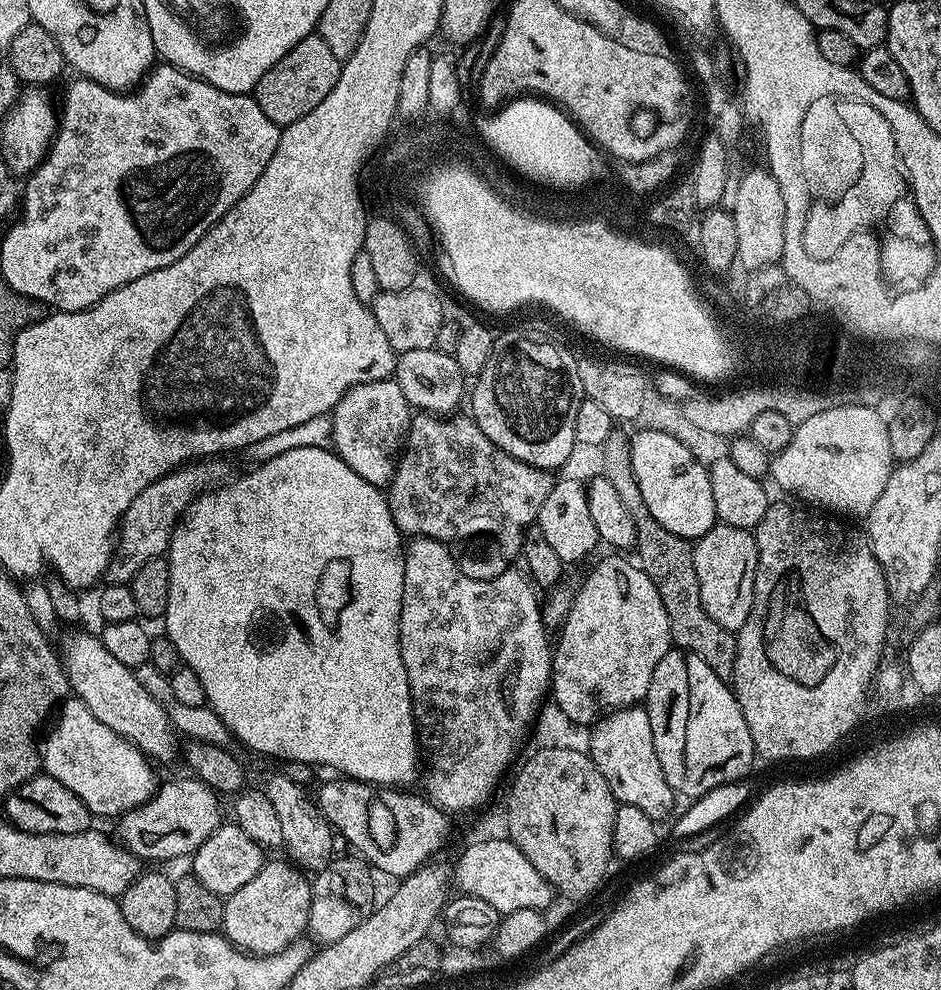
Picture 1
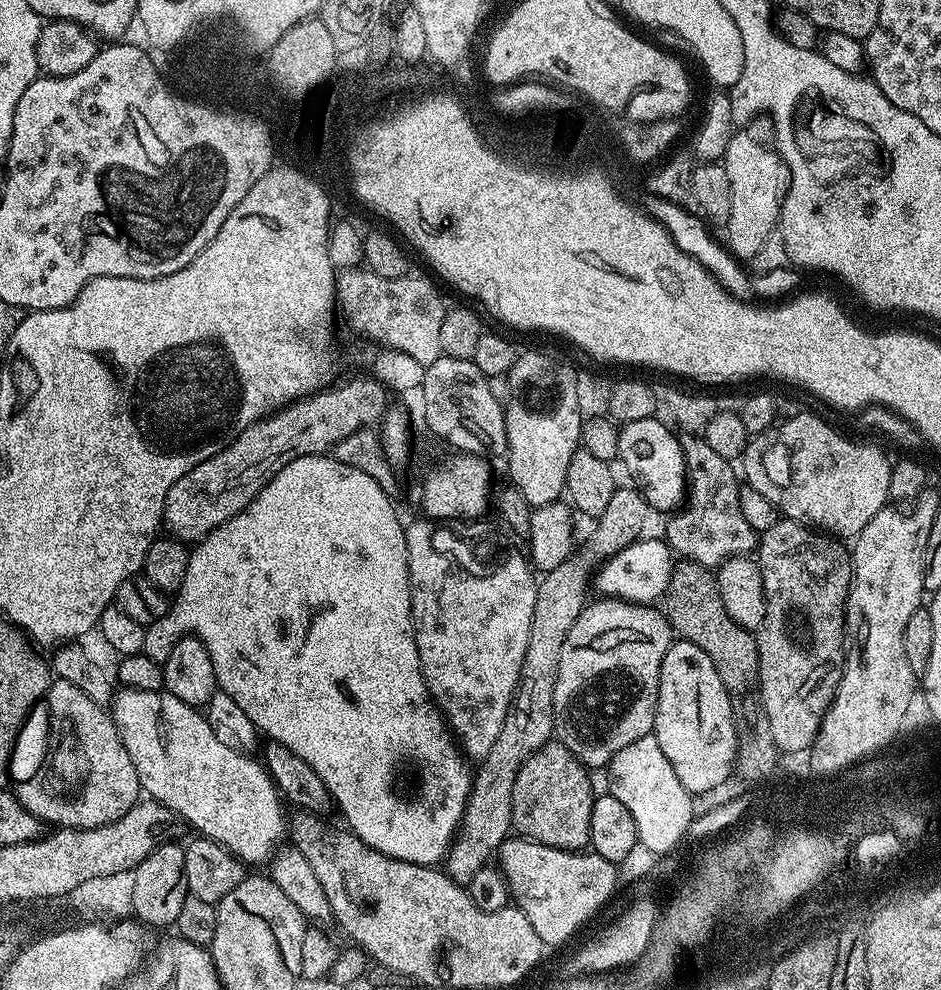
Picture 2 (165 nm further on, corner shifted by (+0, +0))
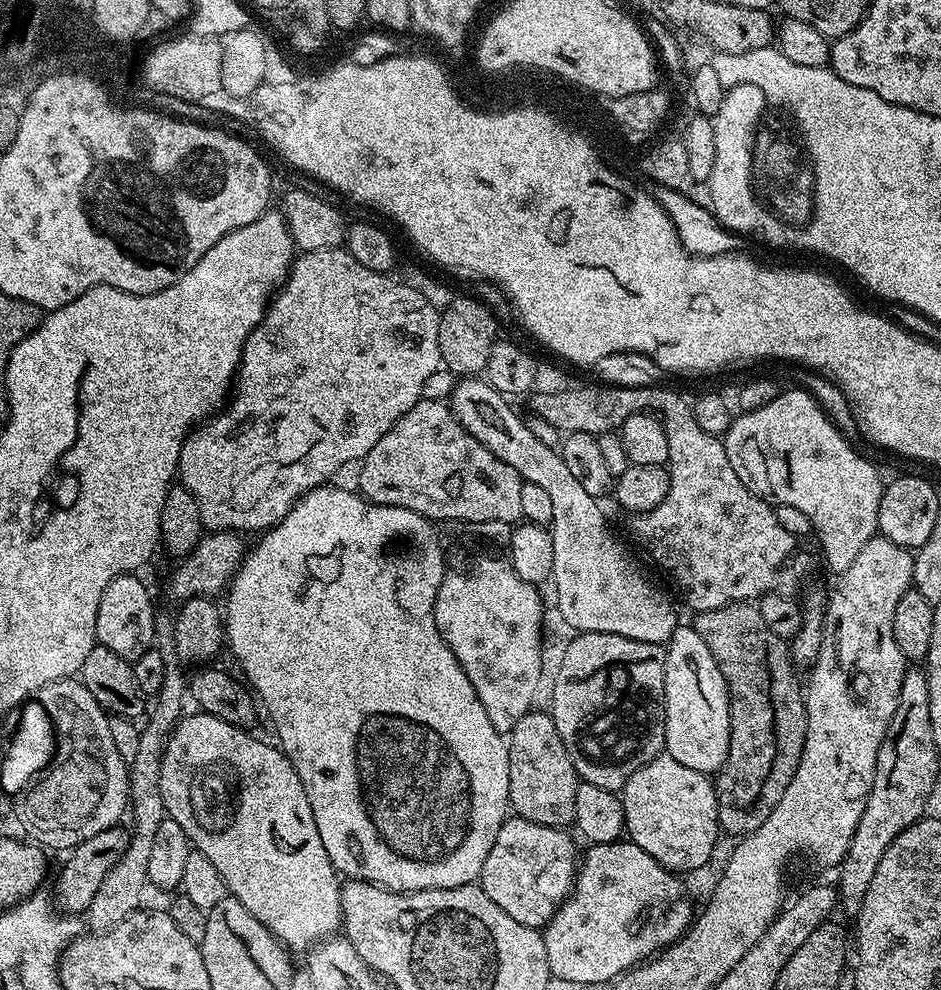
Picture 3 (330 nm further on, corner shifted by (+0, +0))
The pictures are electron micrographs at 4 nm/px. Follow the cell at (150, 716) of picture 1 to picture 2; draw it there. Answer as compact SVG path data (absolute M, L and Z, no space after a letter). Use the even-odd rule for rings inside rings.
M121 687L112 697L110 715L122 738L122 746L126 746L126 754L130 754L130 762L134 762L141 789L151 799L168 809L173 817L181 816L196 831L193 833L221 844L245 865L267 865L271 861L281 847L280 839L283 836L285 839L290 824L286 812L284 816L286 804L280 789L255 755L223 743L211 730L208 717L201 709L192 708L182 702L182 698L174 698L174 694L163 690L151 692Z

